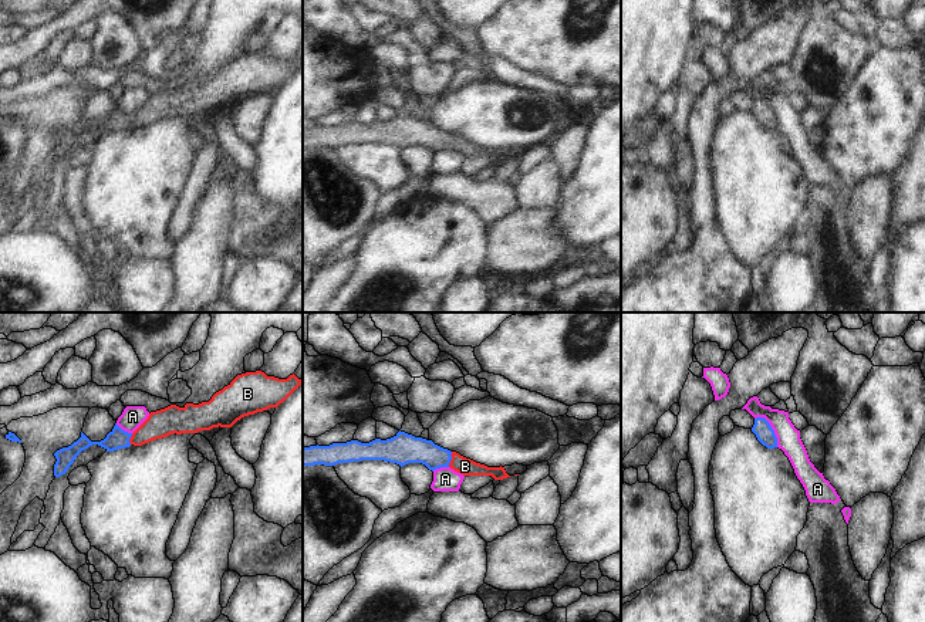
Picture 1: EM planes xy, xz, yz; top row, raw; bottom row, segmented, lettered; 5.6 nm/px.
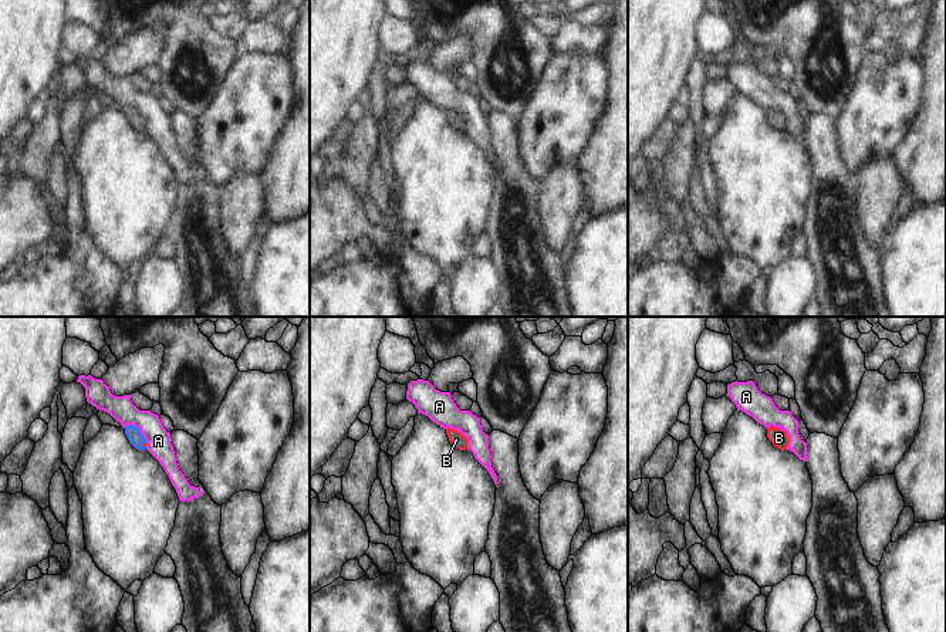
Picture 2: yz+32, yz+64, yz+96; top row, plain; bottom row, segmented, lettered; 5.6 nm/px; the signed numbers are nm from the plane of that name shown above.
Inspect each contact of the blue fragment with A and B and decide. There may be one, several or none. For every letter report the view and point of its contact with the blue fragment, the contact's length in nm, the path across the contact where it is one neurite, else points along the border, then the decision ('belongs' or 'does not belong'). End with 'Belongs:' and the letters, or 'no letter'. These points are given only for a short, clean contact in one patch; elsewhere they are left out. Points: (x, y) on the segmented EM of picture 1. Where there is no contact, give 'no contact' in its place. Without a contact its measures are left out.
A: meets blue in yz at (772, 429); contact 220 nm long; border along yz (756, 416), (762, 416), (769, 423), (777, 446); does not belong
B: meets blue in xz at (451, 459); contact 90 nm long; runs through xz (408, 449), (451, 459), (465, 466); belongs
Belongs: B

